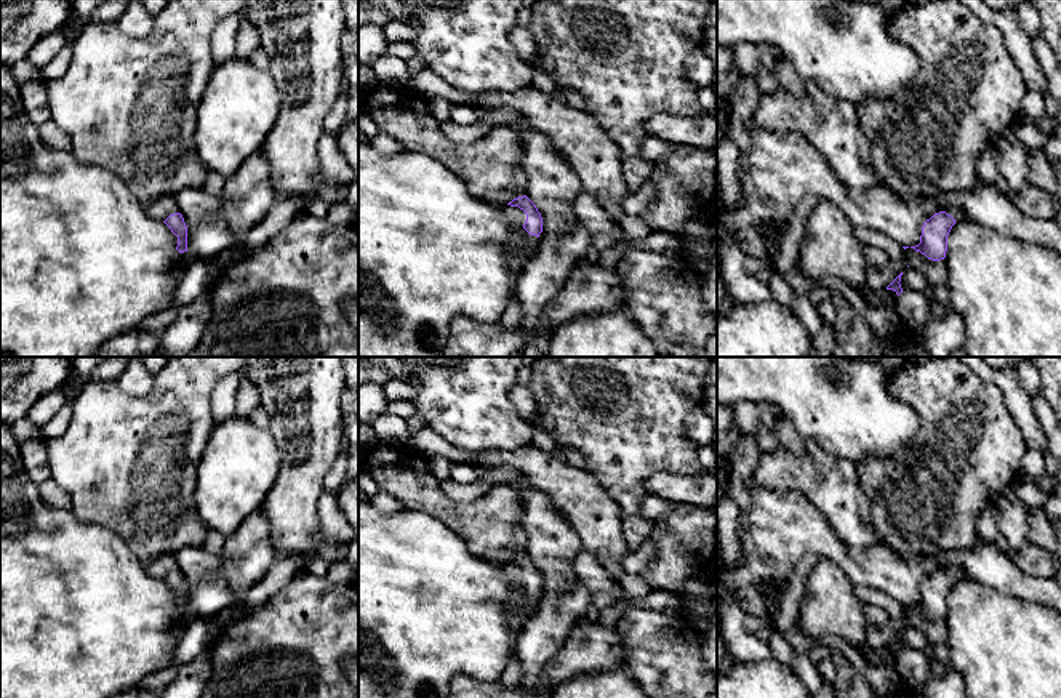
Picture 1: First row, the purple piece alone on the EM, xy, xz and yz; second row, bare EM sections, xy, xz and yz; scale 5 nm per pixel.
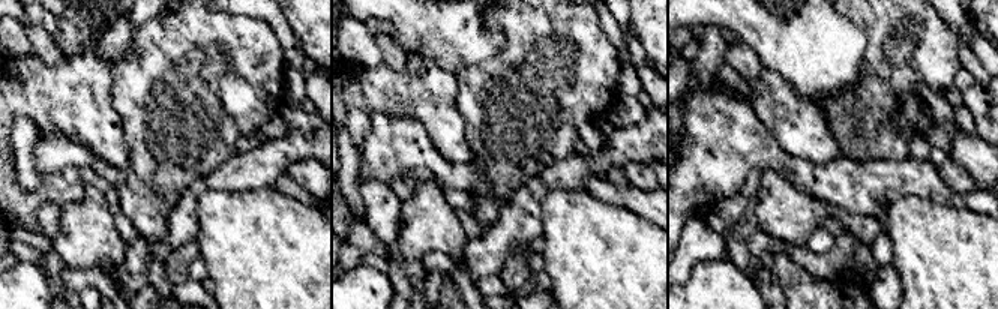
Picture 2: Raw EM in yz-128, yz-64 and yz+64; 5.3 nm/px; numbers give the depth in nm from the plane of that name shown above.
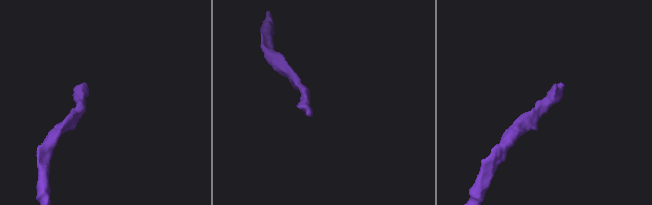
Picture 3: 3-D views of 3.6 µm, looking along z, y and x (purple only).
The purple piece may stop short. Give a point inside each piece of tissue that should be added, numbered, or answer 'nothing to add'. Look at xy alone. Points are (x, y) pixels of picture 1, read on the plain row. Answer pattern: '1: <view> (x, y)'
1: xy (159, 565)

